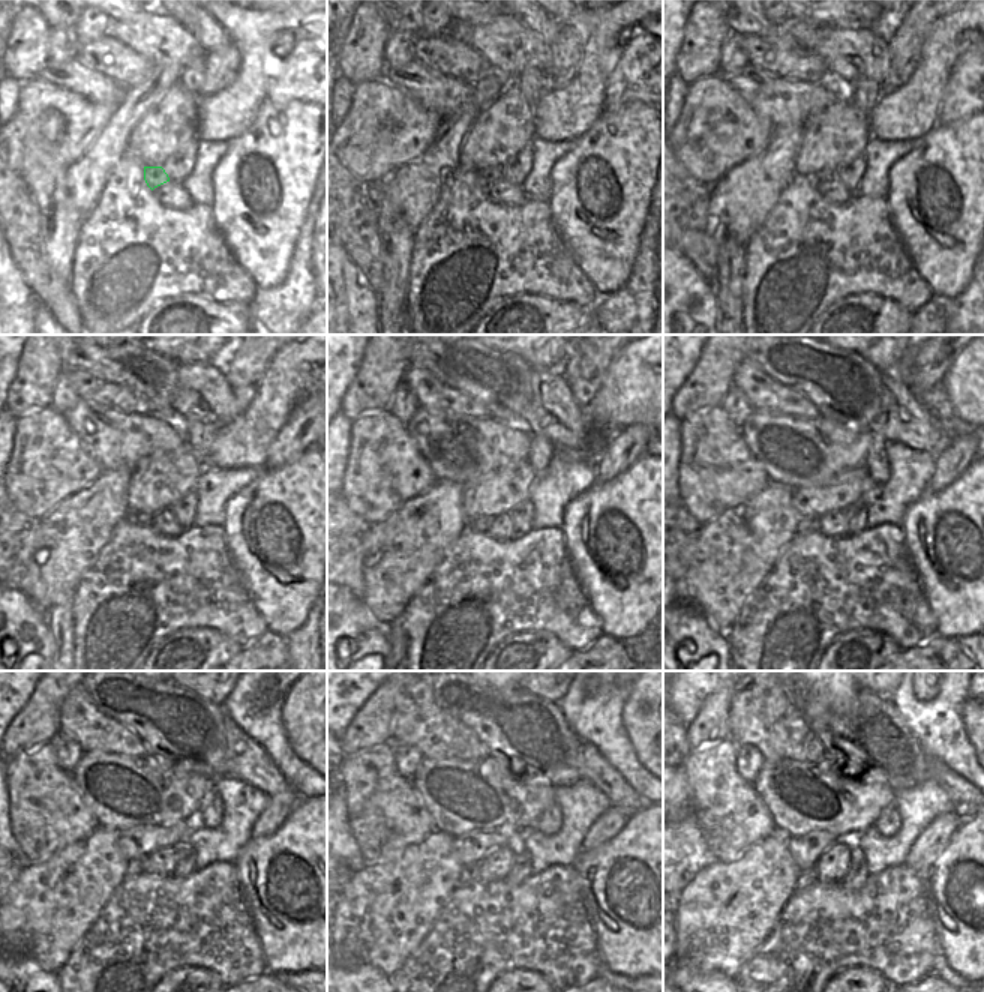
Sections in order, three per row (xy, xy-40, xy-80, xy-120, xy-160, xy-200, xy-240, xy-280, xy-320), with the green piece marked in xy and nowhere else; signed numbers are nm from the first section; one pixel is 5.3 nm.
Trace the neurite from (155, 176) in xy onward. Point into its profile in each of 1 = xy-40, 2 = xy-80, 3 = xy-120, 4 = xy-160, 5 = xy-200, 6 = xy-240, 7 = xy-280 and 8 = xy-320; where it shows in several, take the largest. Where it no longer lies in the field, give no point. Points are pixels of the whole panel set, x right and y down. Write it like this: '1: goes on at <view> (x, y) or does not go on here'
1: goes on at xy-40 (491, 174)
2: goes on at xy-80 (824, 176)
3: goes on at xy-120 (146, 521)
4: goes on at xy-160 (480, 524)
5: goes on at xy-200 (806, 526)
6: goes on at xy-240 (134, 868)
7: goes on at xy-280 (470, 874)
8: goes on at xy-320 (806, 878)

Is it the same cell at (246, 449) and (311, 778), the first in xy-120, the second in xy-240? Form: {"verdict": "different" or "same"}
{"verdict": "different"}

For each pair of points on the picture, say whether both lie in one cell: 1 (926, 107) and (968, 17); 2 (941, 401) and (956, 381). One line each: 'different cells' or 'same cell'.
1: same cell
2: different cells

